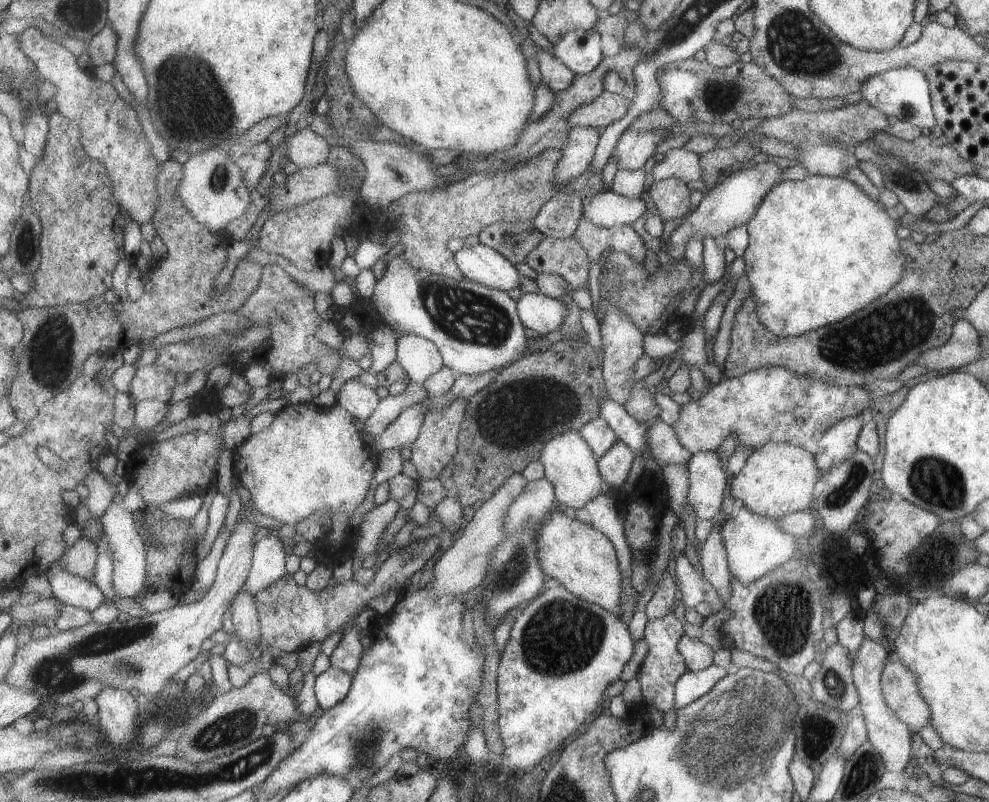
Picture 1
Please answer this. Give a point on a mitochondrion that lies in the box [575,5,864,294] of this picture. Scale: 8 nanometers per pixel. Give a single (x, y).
(795, 45)

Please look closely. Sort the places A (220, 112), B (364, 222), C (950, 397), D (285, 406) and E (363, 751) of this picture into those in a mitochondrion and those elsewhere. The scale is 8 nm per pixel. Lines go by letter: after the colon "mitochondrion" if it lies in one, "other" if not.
A: mitochondrion
B: other
C: other
D: other
E: mitochondrion

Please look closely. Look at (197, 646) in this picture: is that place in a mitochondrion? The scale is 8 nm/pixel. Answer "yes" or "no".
no

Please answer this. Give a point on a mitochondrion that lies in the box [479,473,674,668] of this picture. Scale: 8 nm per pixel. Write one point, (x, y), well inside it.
(515, 569)

